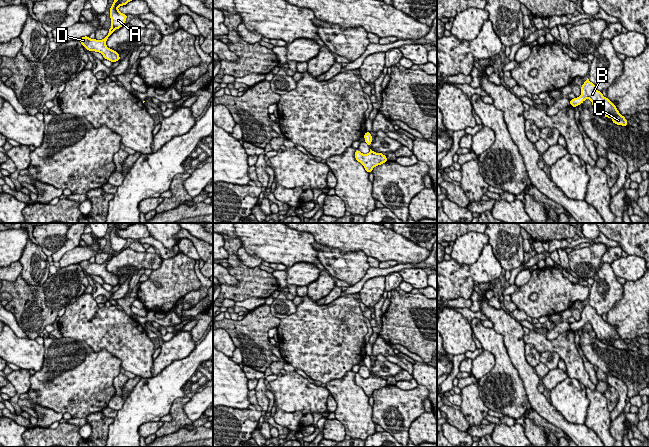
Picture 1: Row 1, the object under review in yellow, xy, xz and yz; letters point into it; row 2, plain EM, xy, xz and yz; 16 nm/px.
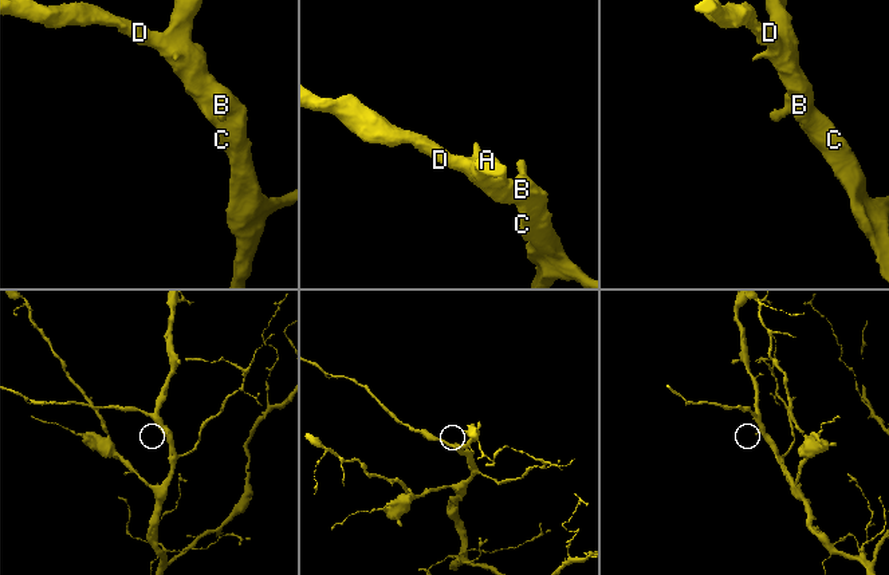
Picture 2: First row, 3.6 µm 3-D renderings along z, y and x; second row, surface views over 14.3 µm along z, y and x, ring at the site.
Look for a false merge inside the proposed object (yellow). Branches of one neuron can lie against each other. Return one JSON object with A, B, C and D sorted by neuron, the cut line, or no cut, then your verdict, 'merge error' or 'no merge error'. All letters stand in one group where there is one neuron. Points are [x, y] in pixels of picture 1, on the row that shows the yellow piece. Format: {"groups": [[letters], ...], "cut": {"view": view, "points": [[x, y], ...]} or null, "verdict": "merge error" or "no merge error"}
{"groups": [["A", "B", "C", "D"]], "cut": null, "verdict": "no merge error"}

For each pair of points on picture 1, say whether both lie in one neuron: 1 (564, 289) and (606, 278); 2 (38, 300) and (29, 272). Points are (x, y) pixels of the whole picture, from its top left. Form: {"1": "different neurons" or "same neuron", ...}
{"1": "different neurons", "2": "different neurons"}

